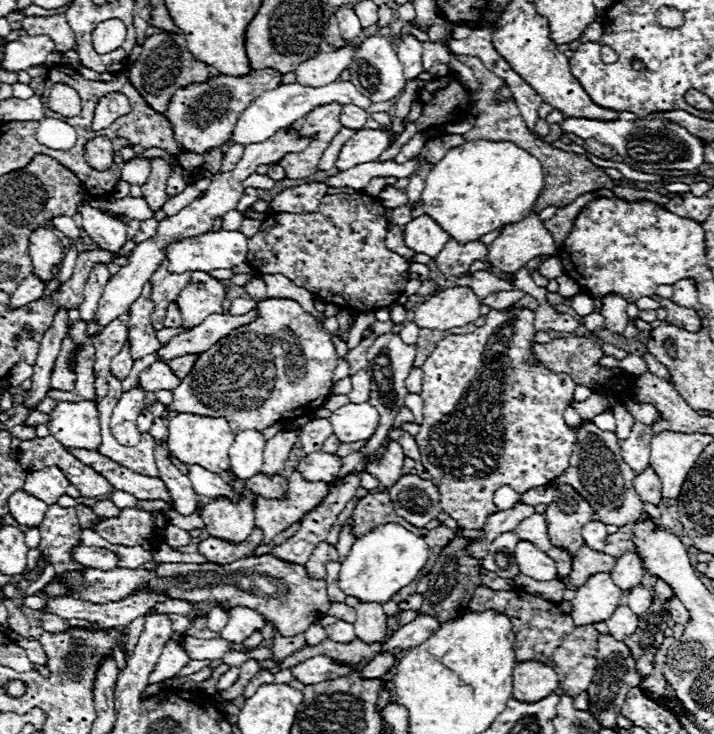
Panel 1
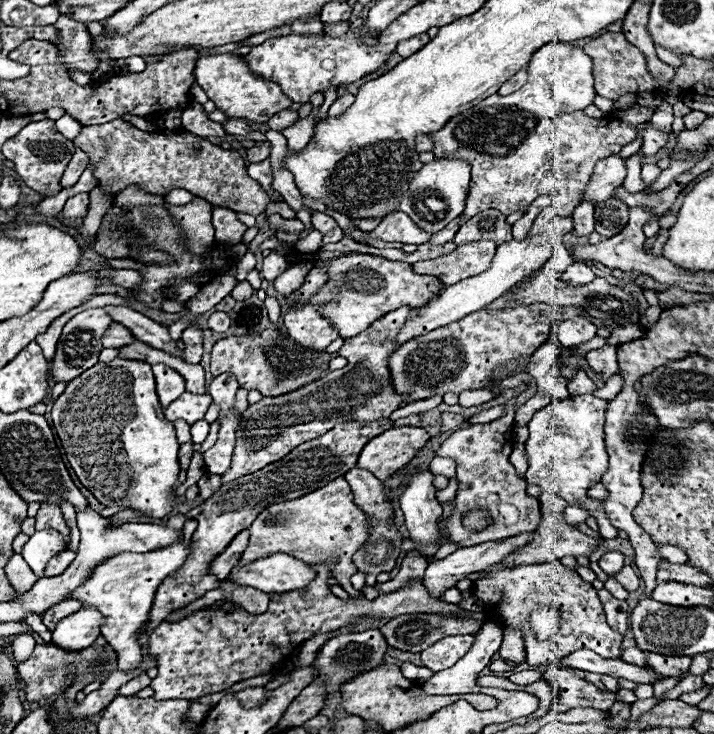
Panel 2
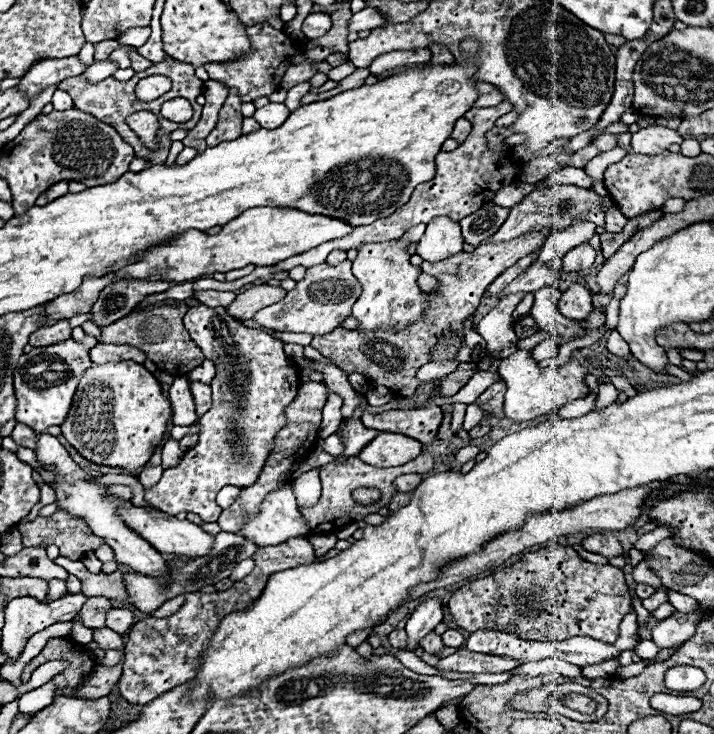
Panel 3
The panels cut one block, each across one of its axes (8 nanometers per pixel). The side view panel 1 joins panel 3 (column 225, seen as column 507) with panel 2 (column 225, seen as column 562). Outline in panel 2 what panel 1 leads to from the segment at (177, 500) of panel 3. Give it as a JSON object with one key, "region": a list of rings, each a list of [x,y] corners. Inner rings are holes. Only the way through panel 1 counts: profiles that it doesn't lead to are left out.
{"region":[[[220,374],[214,378],[214,382],[210,384],[210,396],[214,402],[220,404],[220,412],[228,414],[234,406],[234,394],[240,388],[240,384],[236,382],[236,378],[232,374]],[[228,414],[222,420],[220,434],[216,444],[204,452],[204,462],[206,470],[212,474],[224,474],[230,468],[232,452],[234,452],[234,442],[236,442],[236,426],[240,422],[240,414]]]}

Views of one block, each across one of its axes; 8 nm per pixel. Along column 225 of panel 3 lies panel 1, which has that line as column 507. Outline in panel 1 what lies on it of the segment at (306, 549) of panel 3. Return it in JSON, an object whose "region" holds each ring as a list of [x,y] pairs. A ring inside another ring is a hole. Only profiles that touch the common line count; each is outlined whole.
{"region":[[[486,586],[476,588],[472,600],[468,602],[468,612],[480,612],[480,610],[500,610],[500,614],[508,614],[512,622],[512,630],[516,634],[514,652],[518,662],[544,662],[546,666],[552,666],[558,674],[560,688],[566,694],[578,696],[580,692],[586,692],[594,672],[596,672],[596,640],[598,632],[594,626],[576,626],[570,614],[564,614],[558,604],[550,600],[536,598],[532,594],[526,594],[522,590],[490,590]]]}

